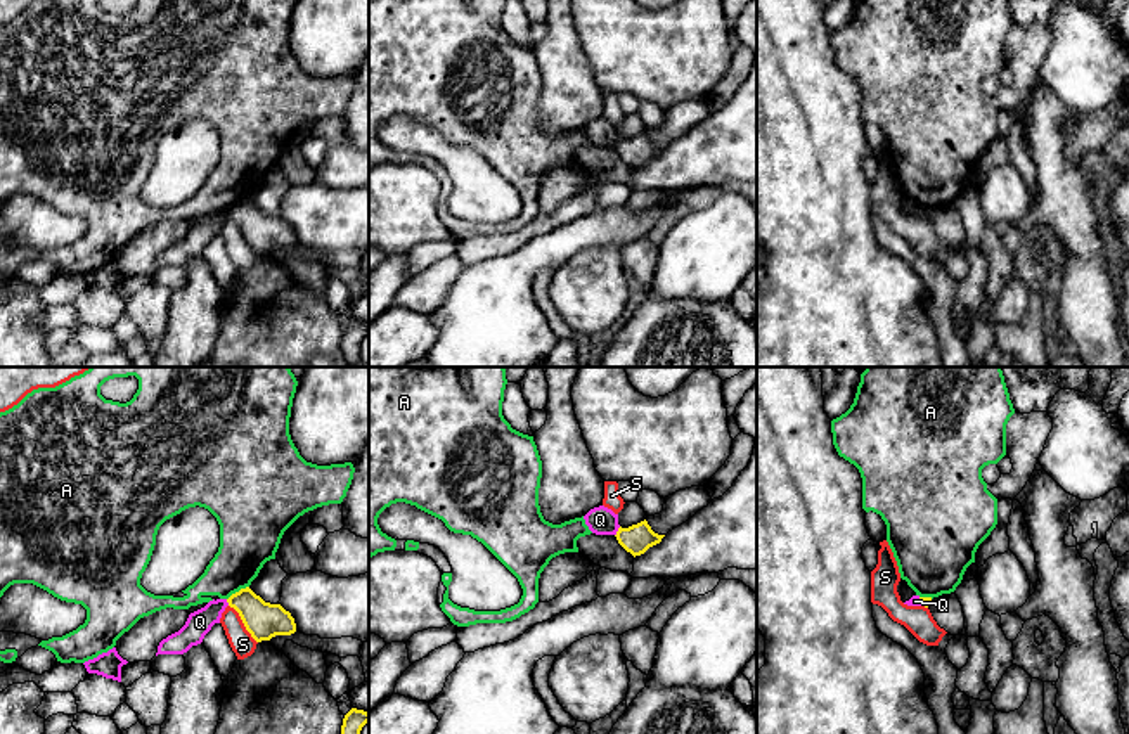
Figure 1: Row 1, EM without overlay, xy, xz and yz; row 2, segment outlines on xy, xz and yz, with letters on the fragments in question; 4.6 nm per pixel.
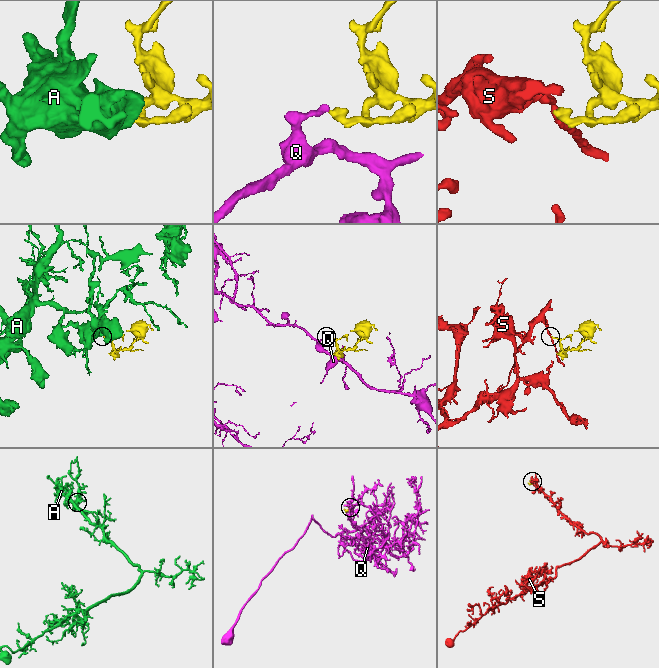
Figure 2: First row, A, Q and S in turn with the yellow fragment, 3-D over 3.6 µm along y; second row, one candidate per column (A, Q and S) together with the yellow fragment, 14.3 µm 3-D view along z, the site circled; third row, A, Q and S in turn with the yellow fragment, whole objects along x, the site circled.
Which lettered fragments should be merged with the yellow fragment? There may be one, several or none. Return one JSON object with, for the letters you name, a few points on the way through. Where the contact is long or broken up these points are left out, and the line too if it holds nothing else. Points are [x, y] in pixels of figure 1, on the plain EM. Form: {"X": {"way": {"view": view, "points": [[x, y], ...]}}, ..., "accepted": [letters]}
{"accepted": []}

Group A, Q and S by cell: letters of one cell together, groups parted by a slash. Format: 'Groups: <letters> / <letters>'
Groups: A / Q / S

